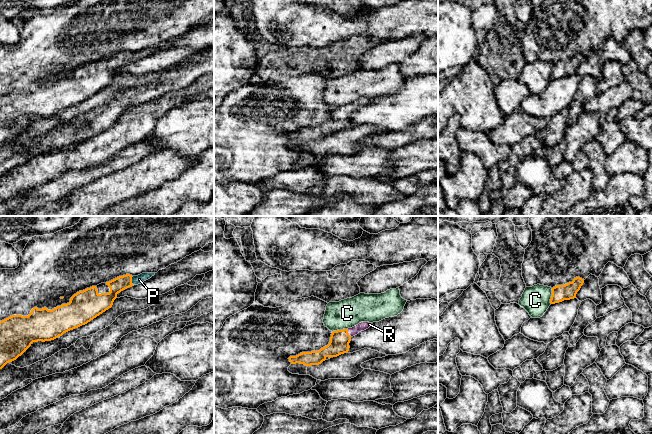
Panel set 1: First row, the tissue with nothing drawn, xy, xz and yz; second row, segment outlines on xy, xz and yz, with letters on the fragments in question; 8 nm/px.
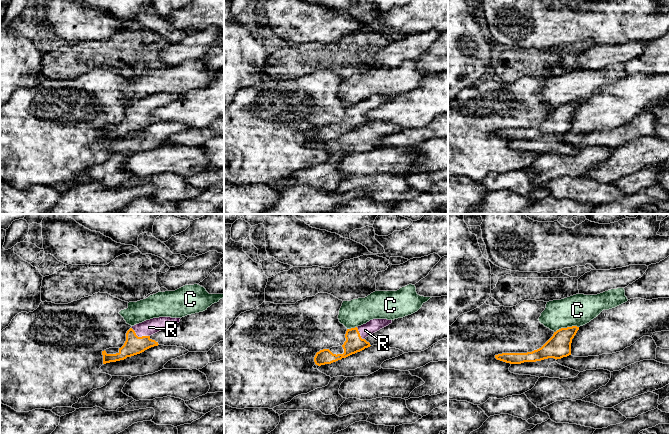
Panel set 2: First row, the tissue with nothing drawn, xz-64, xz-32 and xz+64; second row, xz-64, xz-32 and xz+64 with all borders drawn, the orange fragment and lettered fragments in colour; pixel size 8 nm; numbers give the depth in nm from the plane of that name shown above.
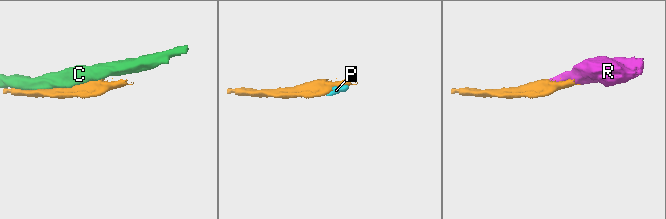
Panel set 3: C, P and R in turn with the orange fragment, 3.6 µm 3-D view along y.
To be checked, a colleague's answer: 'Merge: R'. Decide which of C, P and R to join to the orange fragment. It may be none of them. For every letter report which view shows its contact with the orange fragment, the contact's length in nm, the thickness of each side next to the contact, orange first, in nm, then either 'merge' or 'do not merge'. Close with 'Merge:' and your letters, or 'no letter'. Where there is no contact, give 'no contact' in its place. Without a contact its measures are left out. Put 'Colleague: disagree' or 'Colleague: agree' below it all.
C: xz | 130 nm | 160/240 nm | do not merge
P: xy | 80 nm | 120/70 nm | merge
R: xz | 70 nm | 160/70 nm | merge
Merge: P, R
Colleague: disagree

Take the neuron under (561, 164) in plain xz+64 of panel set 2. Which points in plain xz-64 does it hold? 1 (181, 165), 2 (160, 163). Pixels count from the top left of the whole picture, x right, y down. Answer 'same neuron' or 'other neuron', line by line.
1: same neuron
2: same neuron

